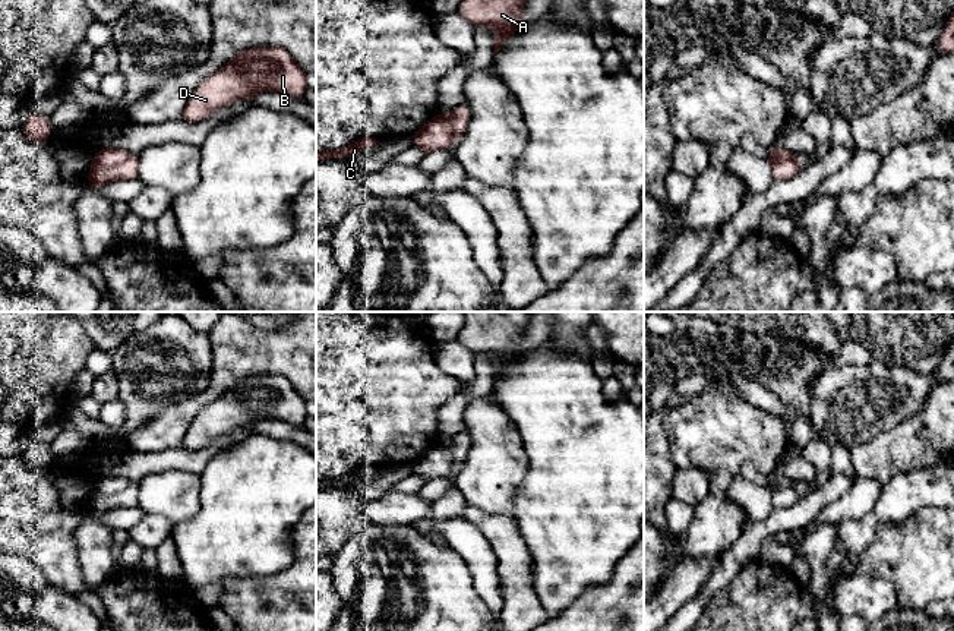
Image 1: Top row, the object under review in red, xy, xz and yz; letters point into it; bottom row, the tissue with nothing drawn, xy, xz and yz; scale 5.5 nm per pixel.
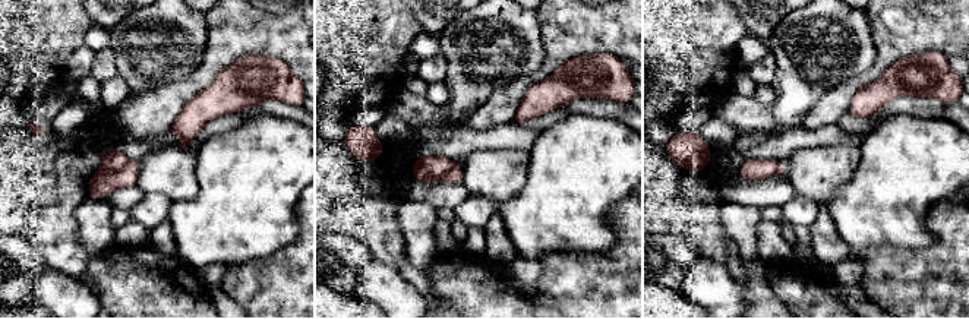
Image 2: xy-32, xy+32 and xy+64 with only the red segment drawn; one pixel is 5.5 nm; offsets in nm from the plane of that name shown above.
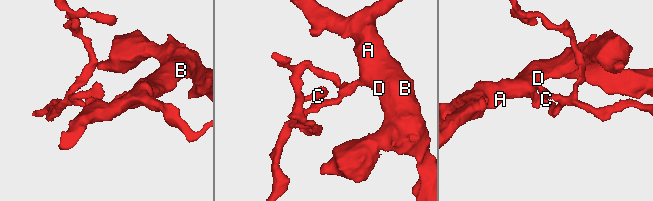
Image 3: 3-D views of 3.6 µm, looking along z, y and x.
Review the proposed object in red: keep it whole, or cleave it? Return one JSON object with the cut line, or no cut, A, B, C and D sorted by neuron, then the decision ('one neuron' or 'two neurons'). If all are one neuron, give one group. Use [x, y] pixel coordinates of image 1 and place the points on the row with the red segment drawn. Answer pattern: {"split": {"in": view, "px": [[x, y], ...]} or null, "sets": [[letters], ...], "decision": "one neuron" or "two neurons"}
{"split": {"in": "xy", "px": [[130, 155], [122, 163], [94, 166], [89, 170]]}, "sets": [["A", "B", "D"], ["C"]], "decision": "two neurons"}

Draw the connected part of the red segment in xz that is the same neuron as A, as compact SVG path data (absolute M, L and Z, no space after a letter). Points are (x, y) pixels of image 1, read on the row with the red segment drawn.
M464 0L458 13L473 26L490 26L495 35L495 54L506 40L525 25L521 19L525 0Z

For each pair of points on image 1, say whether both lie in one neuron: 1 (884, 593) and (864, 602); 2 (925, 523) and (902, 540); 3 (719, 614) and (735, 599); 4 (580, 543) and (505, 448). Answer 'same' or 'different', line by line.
1: same
2: same
3: same
4: different

